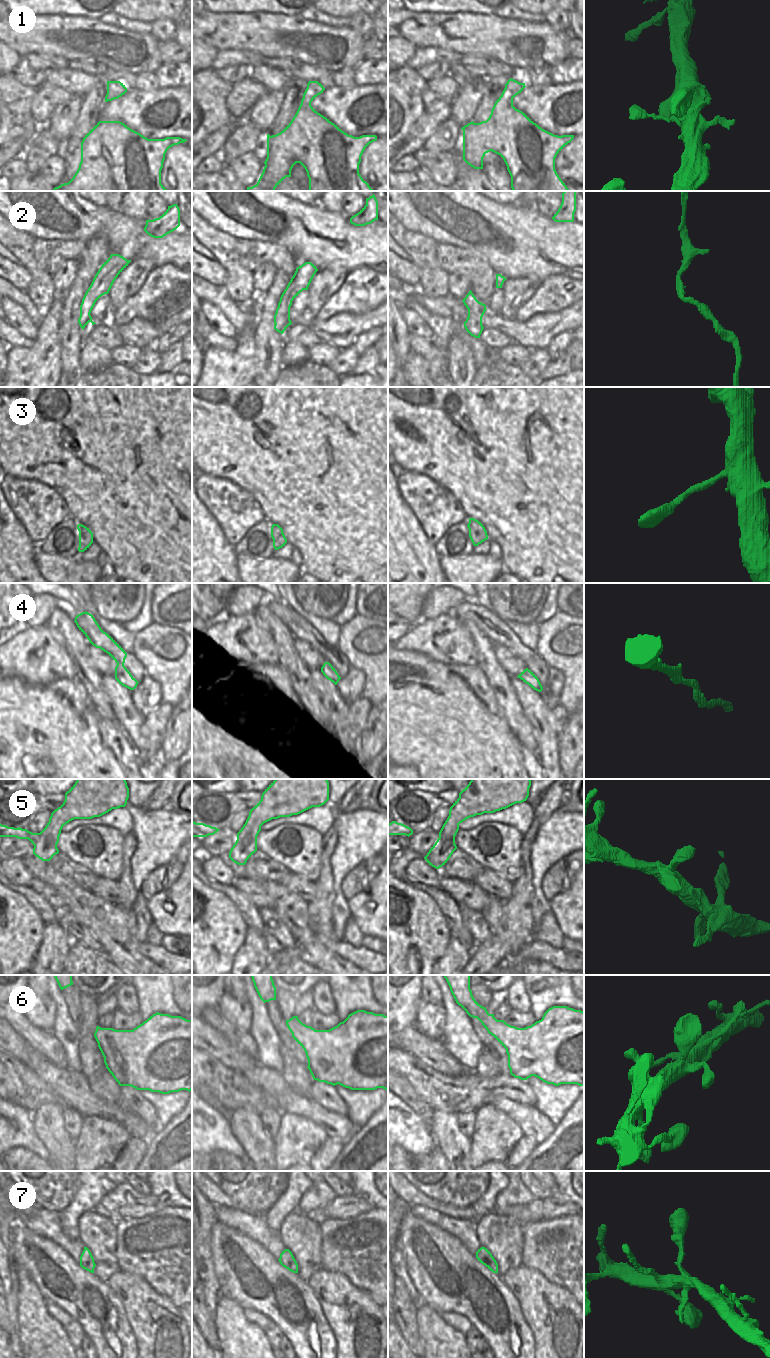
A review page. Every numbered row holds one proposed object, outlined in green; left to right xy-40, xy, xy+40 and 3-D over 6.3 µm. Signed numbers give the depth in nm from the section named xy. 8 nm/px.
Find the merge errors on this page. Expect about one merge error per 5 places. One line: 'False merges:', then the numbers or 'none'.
False merges: none.

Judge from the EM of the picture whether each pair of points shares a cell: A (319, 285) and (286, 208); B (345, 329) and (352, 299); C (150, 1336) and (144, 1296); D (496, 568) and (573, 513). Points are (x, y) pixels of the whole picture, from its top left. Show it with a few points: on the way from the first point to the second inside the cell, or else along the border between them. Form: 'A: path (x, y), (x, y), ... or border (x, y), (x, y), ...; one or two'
A: border (318, 269), (330, 268), (341, 272); two
B: border (372, 309), (364, 313), (339, 312), (326, 320); two
C: path (150, 1326), (148, 1312), (144, 1306); one
D: border (500, 558), (505, 571); two

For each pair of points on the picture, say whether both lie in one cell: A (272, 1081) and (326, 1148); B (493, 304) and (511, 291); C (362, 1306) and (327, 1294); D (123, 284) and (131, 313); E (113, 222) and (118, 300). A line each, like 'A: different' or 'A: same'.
A: different
B: different
C: same
D: different
E: different

